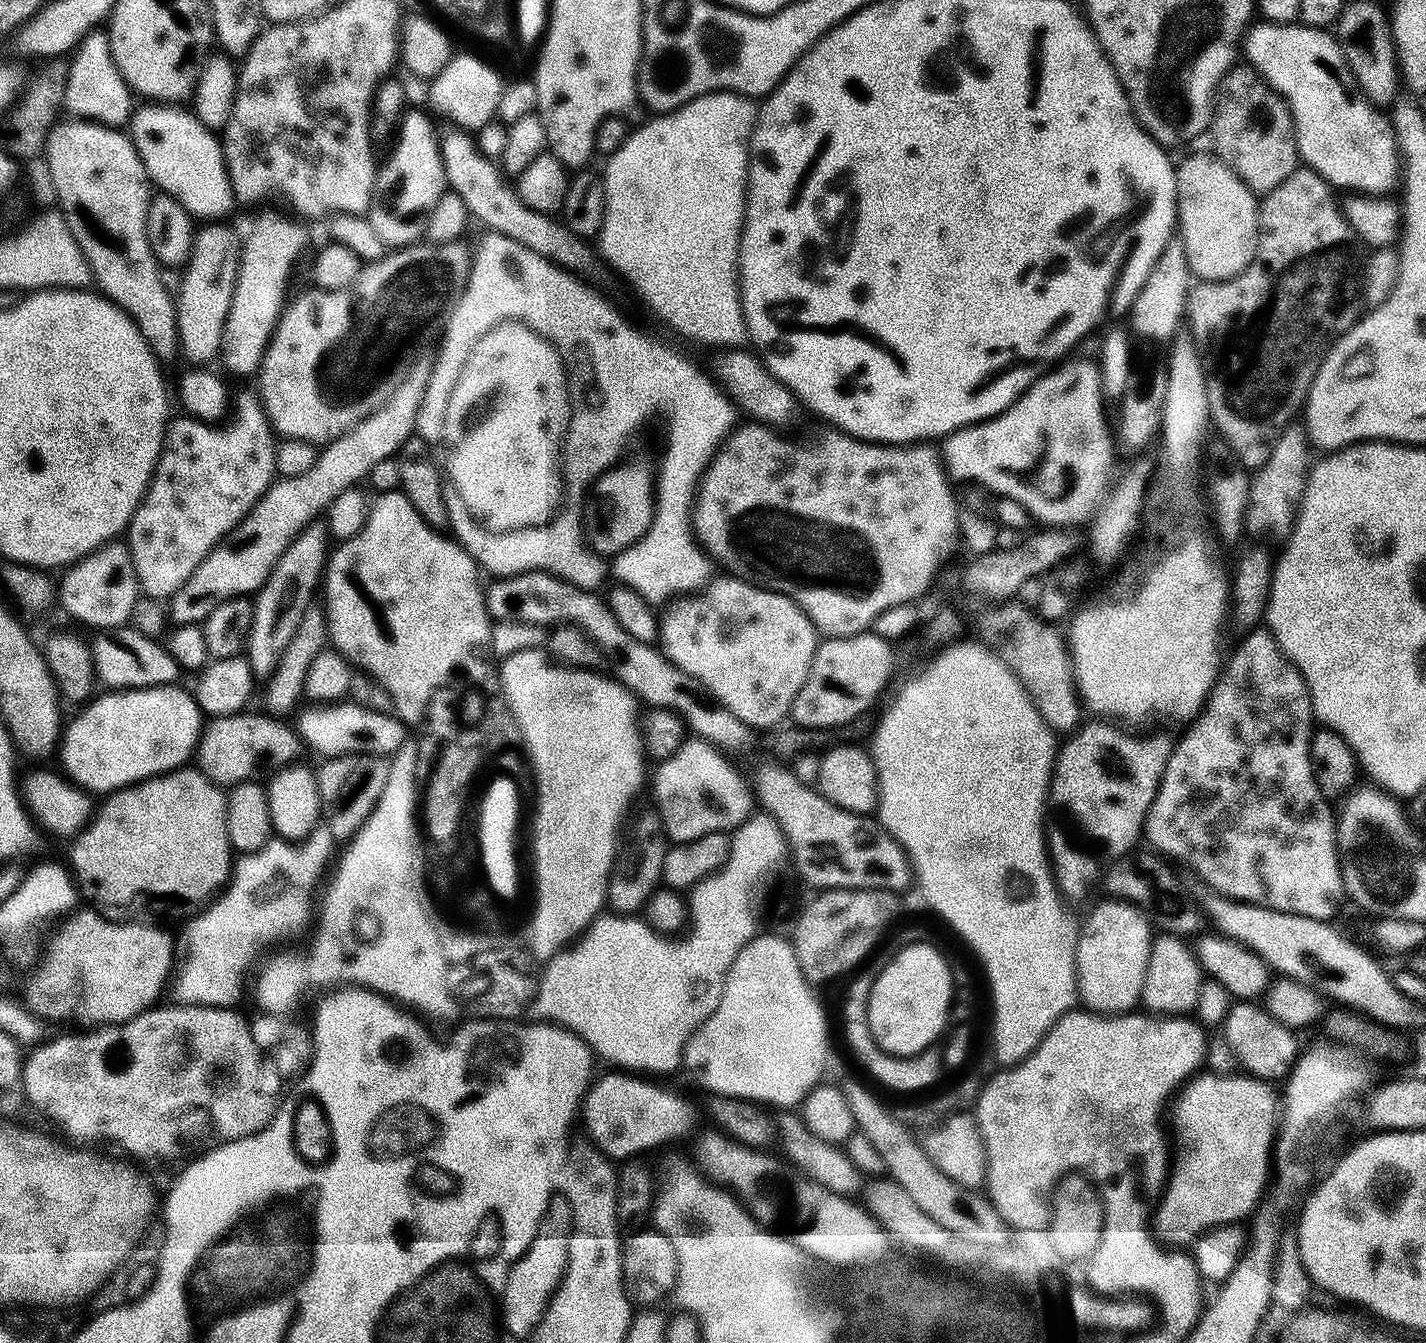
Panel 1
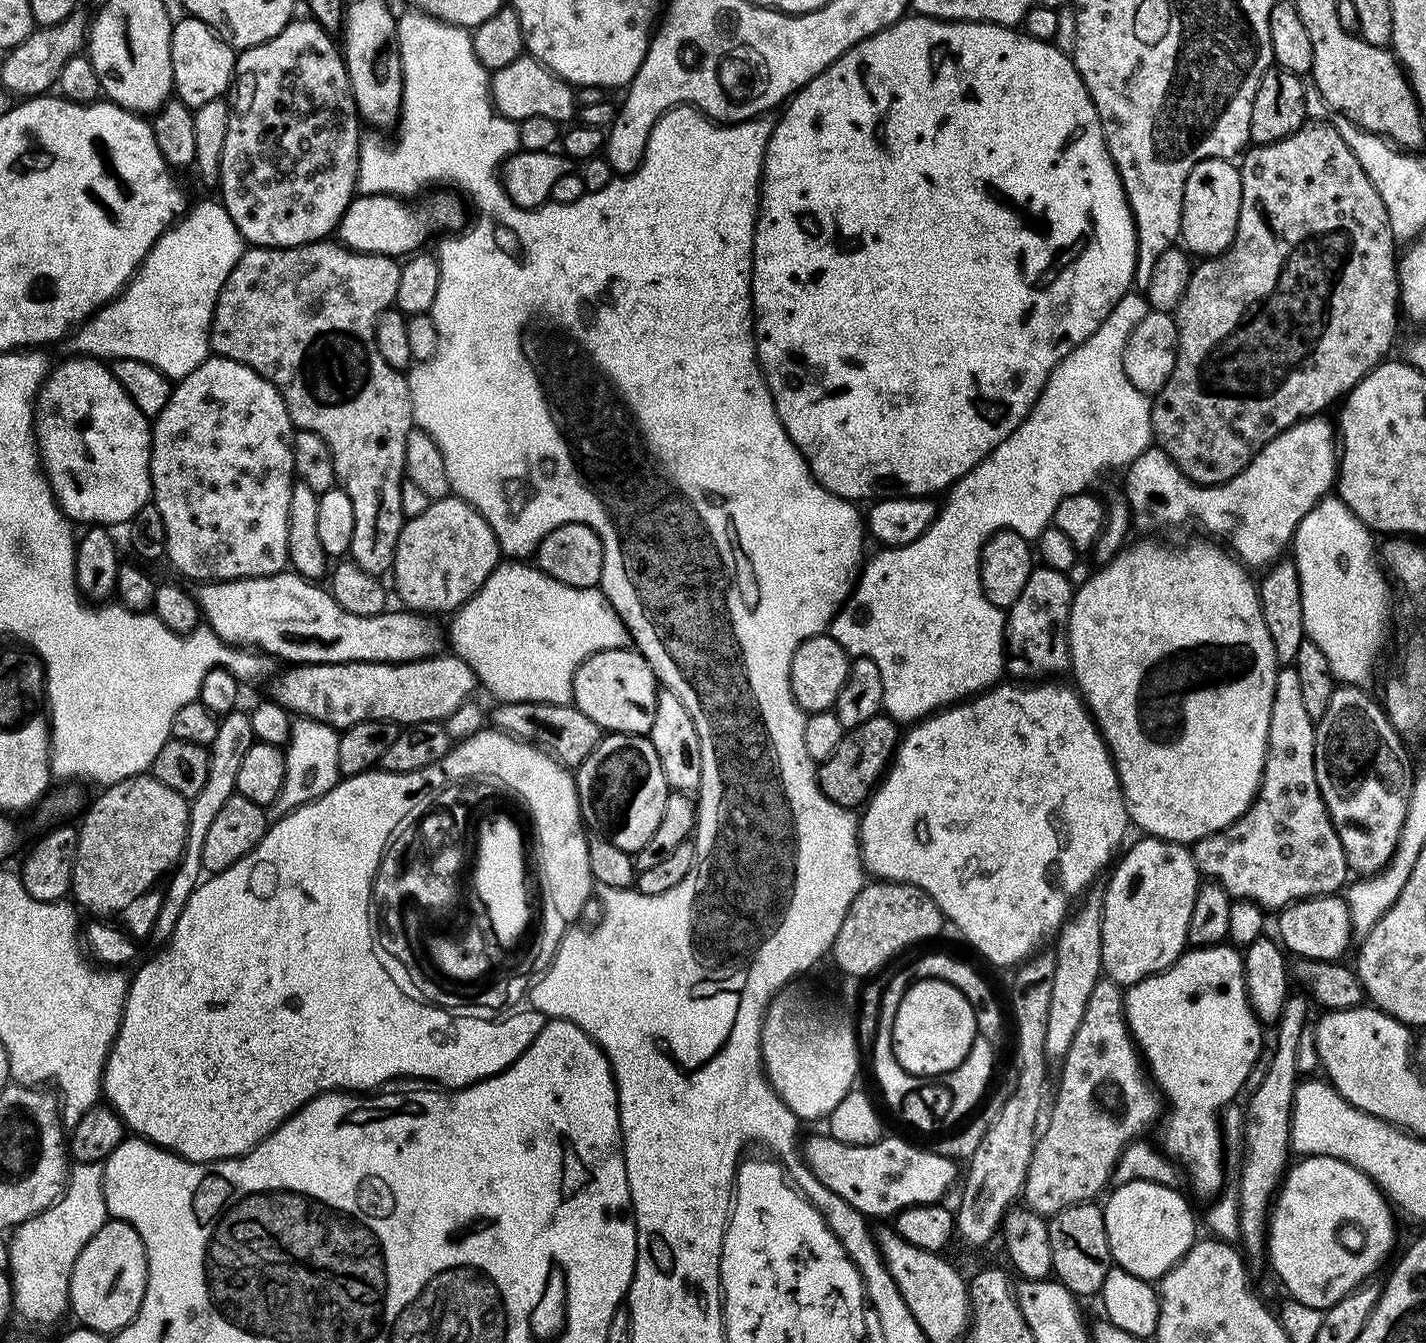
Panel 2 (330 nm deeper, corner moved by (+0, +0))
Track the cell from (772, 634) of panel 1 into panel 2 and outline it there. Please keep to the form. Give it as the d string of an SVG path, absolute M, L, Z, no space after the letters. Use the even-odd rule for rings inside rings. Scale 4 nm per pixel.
M828 634L812 636L806 642L802 642L802 646L798 646L792 659L790 666L792 693L805 713L810 714L804 722L806 752L818 764L832 755L846 731L838 722L835 711L829 709L835 705L838 690L842 690L842 682L846 682L849 663L848 653ZM827 708L828 712L824 712ZM812 712L818 713L812 715Z

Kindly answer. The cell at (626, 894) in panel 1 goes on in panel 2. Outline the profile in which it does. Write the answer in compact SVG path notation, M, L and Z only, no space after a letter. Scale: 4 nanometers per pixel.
M629 732L605 735L575 769L574 779L580 814L593 833L614 842L618 850L633 854L654 838L670 789L666 774L662 774L662 762L658 762L658 750L654 750L647 735L632 736Z

